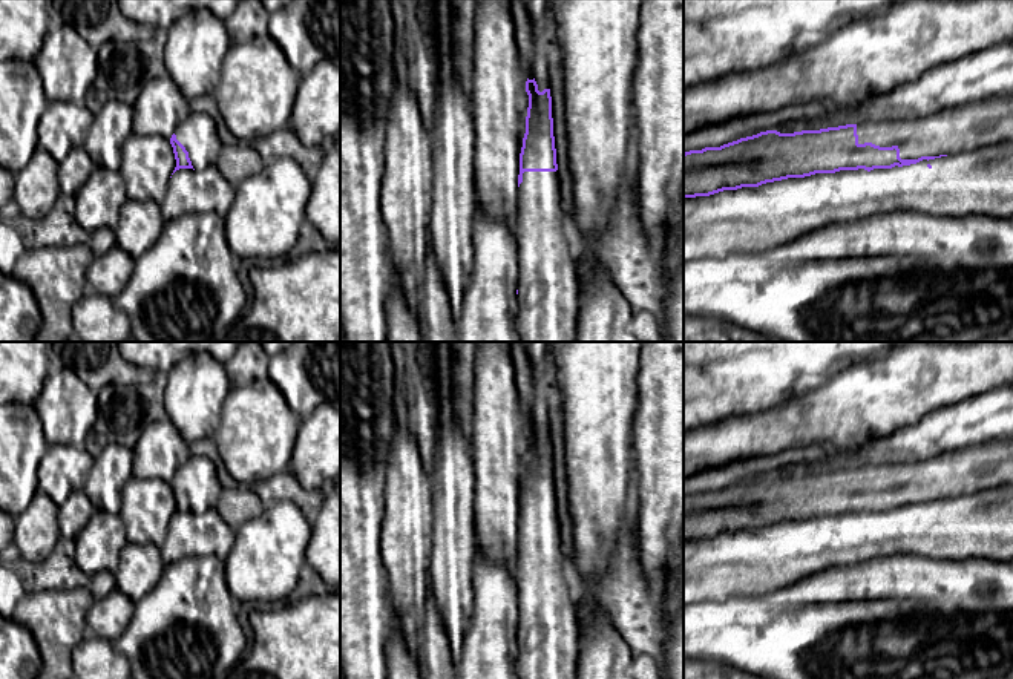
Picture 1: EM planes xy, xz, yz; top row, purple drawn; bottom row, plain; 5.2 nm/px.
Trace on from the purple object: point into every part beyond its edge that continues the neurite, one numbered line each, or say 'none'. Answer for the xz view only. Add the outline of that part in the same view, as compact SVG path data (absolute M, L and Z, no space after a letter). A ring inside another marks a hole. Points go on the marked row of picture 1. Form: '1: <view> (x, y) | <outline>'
1: xz (547, 267) | M524 172L518 187L518 316L521 342L575 342L579 271L556 172Z

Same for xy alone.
1: xy (198, 134) | M192 112L175 130L176 139L189 152L195 170L213 166L224 147L216 123L207 113Z

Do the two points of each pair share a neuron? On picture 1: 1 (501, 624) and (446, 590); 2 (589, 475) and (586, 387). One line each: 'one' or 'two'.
1: two
2: one

